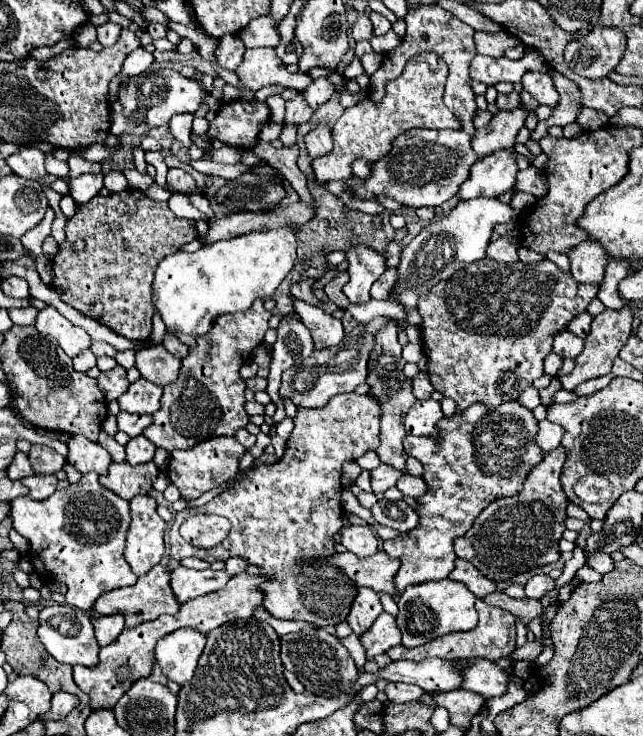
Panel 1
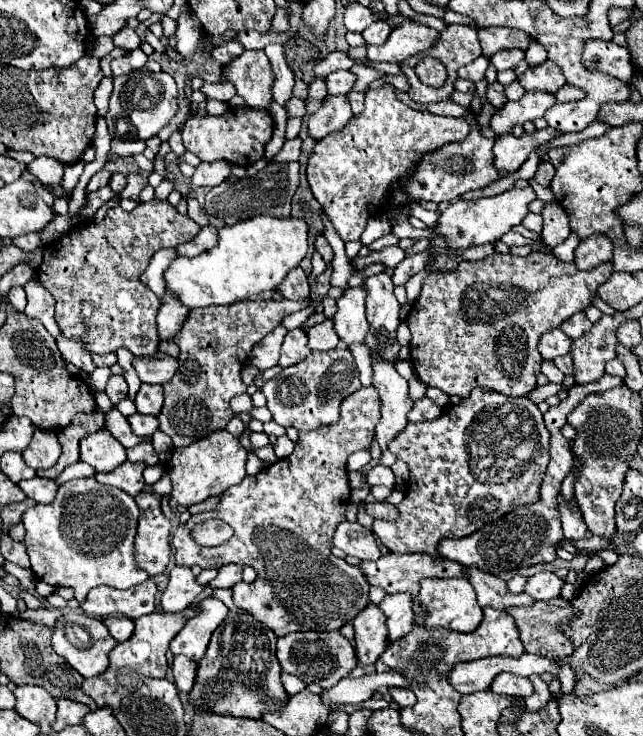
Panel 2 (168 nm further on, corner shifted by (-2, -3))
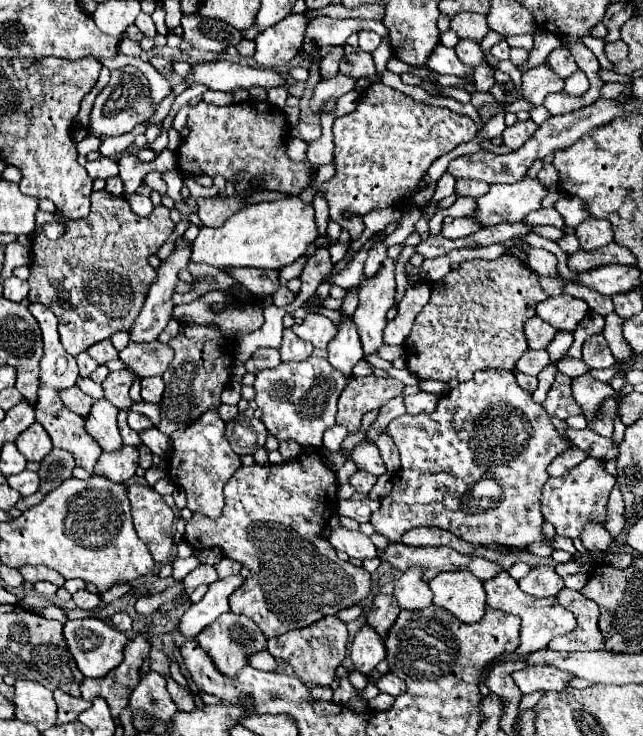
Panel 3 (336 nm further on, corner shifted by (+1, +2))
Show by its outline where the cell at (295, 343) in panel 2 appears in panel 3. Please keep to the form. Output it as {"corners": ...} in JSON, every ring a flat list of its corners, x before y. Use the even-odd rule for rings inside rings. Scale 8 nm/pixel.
{"corners":[[292,329,284,331,282,345,280,345,282,361,302,361,302,359,310,357,312,351,314,351,314,347,308,345,308,341,300,339]]}

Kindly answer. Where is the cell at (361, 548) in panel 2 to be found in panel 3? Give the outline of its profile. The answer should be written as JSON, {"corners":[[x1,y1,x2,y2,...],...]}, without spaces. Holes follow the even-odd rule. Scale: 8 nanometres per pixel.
{"corners":[[338,515,332,517,330,527,332,527,332,535,330,535,328,541,332,543,332,547,336,551,344,551,350,557,356,557,360,561,376,557,376,547,370,541,370,537,366,537,360,531,348,531,348,529,338,527]]}

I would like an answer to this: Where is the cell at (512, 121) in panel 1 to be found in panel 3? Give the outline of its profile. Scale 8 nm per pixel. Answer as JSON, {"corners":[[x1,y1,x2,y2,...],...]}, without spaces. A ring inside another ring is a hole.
{"corners":[[540,65,522,73,522,95,534,105,542,105,548,93,558,93,562,89,564,79,558,77,550,65]]}

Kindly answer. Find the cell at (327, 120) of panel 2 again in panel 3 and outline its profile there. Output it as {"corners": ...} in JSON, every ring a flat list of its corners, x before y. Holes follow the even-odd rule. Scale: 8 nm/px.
{"corners":[[336,73,334,77,328,77,328,79,320,79,318,85,314,87,314,97,310,101,310,107,312,111,320,111,322,103,332,99,332,97,342,97,344,93,356,89,356,81,354,77,348,77,344,73]]}

